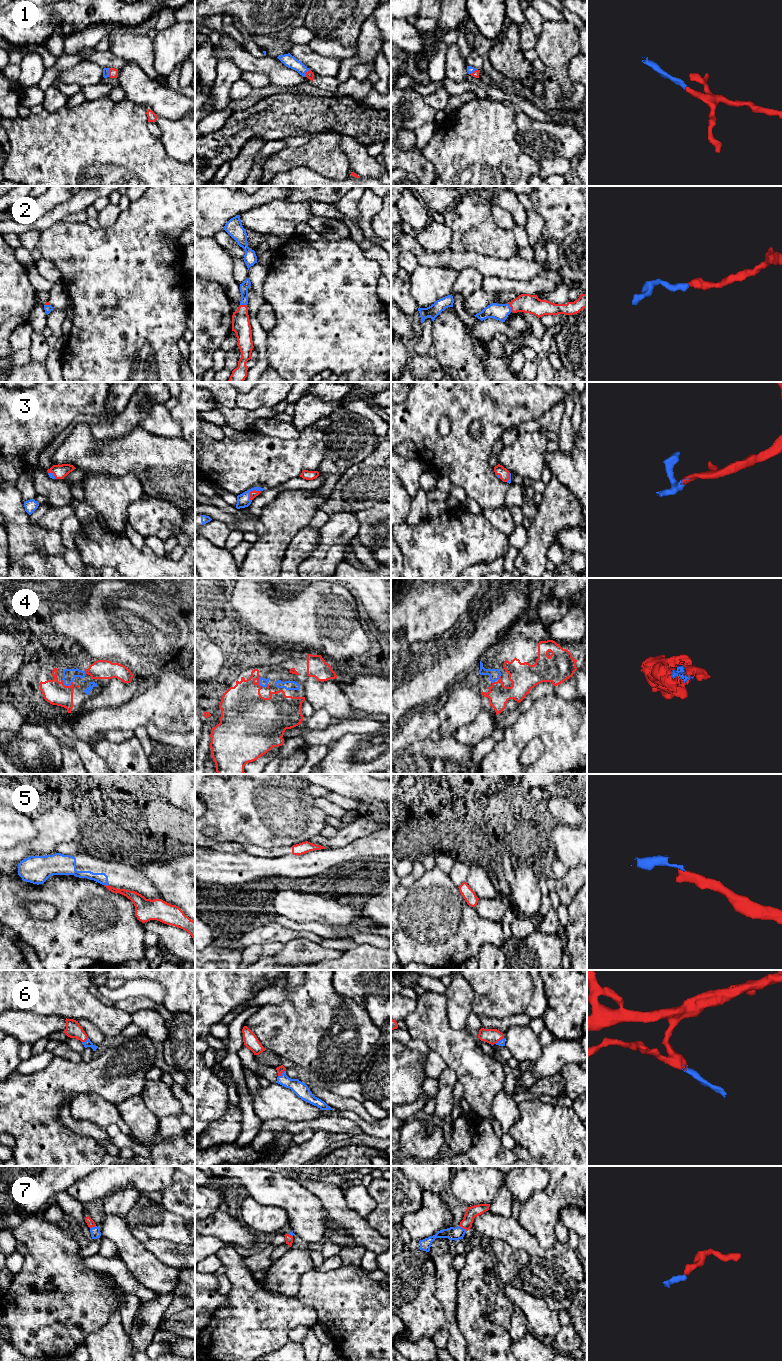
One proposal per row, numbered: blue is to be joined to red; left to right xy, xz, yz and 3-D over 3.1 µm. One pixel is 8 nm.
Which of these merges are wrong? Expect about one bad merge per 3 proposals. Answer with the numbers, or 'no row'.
5

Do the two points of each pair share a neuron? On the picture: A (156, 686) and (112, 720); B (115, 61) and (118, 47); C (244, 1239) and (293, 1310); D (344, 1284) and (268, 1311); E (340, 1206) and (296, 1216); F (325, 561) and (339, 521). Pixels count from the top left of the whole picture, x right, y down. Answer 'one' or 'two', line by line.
A: one
B: two
C: two
D: two
E: two
F: one

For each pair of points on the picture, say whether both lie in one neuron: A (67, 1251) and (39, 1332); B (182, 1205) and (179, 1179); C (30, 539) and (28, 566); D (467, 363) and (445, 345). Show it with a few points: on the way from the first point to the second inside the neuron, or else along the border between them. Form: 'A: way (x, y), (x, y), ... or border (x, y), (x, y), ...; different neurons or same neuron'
A: way (53, 1271), (50, 1309), (47, 1312); same neuron
B: way (182, 1199), (182, 1185); same neuron
C: border (39, 551), (27, 552), (18, 560), (10, 562); different neurons
D: way (462, 358), (450, 346); same neuron

